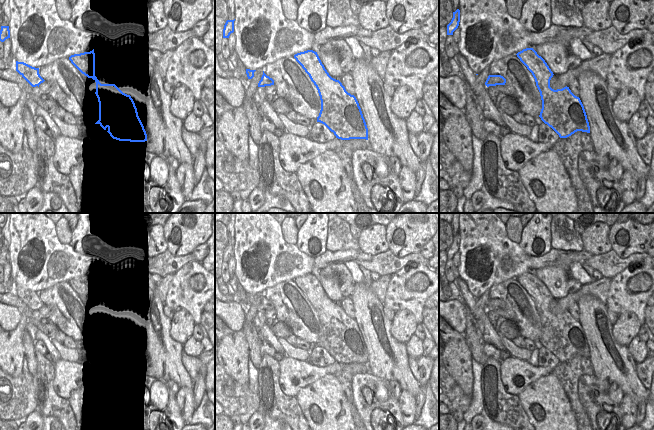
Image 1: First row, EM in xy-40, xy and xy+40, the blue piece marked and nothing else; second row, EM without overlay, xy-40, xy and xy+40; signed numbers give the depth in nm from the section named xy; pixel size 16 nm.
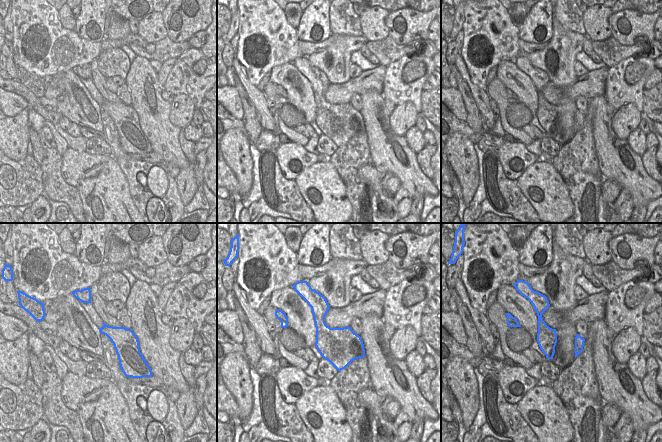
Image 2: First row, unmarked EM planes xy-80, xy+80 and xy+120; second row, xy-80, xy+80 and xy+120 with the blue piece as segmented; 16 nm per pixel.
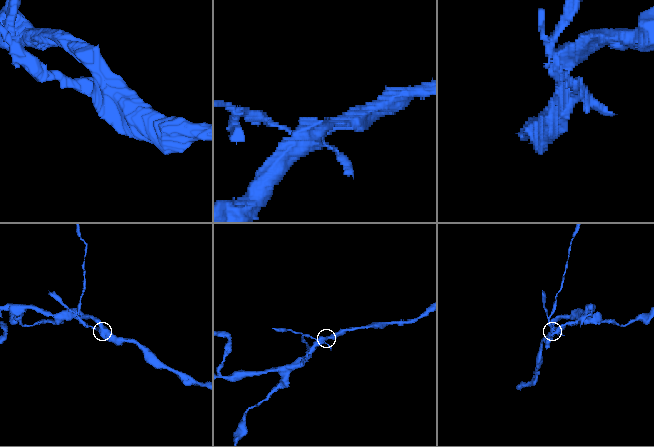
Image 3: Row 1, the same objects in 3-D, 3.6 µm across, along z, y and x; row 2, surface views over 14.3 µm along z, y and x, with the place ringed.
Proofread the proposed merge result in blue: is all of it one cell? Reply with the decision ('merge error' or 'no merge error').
merge error

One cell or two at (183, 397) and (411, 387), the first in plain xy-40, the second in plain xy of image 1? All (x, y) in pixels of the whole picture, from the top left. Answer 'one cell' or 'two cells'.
two cells

